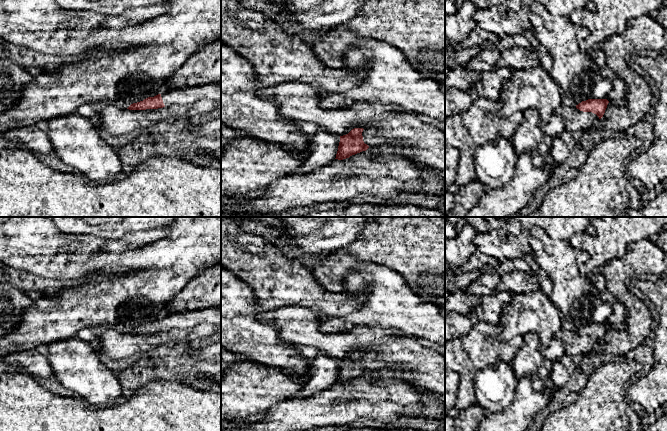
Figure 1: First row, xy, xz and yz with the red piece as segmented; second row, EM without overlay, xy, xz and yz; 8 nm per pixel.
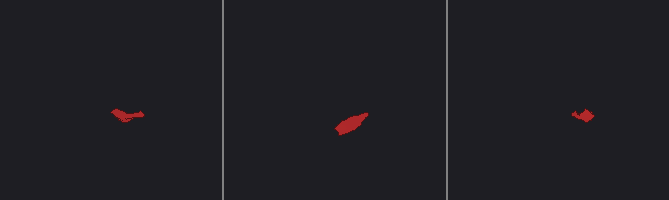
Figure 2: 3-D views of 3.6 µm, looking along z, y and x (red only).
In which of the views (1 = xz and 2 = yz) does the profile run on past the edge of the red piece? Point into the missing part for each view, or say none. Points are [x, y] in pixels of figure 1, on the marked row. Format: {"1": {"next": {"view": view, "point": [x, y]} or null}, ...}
{"1": {"next": null}, "2": {"next": null}}

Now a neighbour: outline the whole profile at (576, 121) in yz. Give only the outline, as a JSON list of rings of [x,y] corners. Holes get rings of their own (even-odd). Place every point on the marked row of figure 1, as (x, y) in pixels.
[[[561,105],[559,113],[566,120],[566,130],[572,133],[584,132],[593,127],[599,117],[592,112],[583,112],[576,107]]]

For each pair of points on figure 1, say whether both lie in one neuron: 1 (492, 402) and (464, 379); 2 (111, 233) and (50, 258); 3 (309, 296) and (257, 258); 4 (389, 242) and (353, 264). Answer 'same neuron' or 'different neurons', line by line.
1: different neurons
2: different neurons
3: same neuron
4: same neuron

